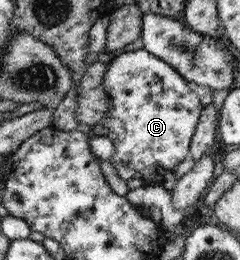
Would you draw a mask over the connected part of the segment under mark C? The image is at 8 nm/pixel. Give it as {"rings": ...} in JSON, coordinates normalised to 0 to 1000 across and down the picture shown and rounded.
{"rings":[[[596,185],[513,200],[442,246],[425,335],[458,419],[404,481],[371,485],[354,527],[446,527],[479,581],[458,627],[513,692],[575,688],[654,708],[679,673],[779,596],[838,427],[829,346],[800,335],[700,242]]]}

